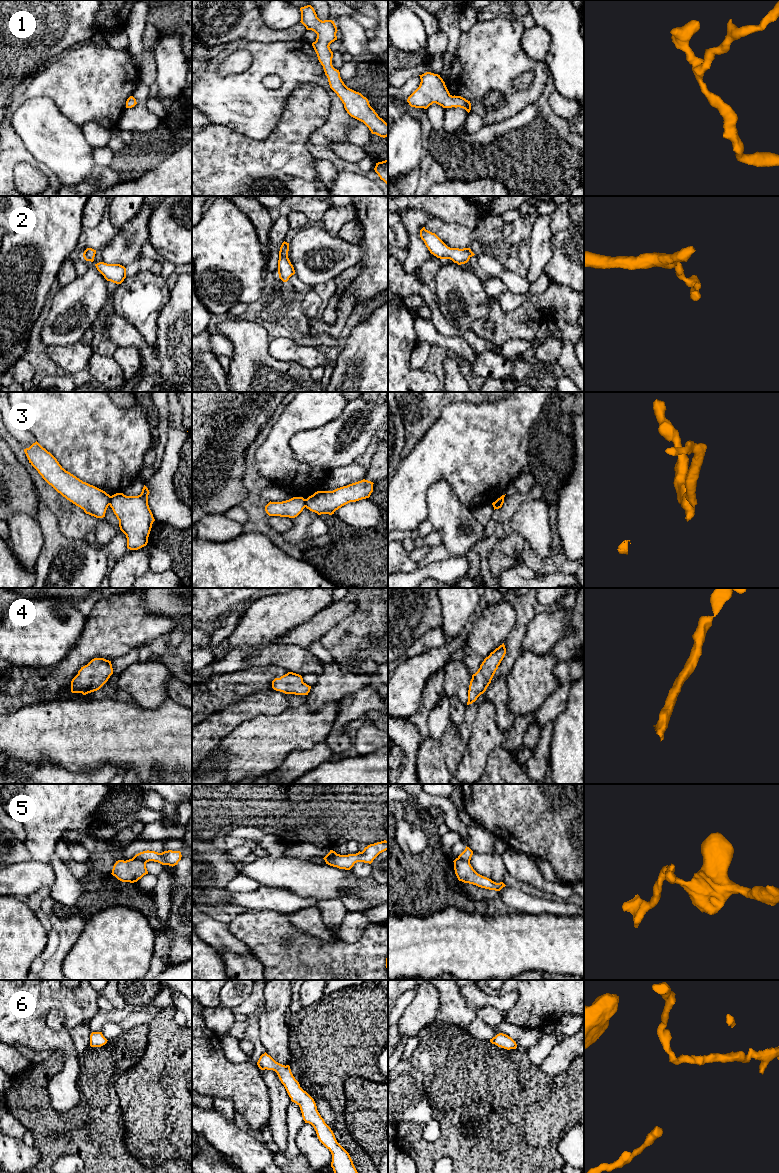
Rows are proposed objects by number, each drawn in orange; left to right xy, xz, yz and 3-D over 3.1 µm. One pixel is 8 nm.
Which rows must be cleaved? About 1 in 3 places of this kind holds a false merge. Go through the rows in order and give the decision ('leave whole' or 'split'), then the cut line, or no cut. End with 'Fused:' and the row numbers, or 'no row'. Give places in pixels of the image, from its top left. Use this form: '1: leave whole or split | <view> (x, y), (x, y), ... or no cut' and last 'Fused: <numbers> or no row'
1: leave whole | no cut
2: leave whole | no cut
3: split | xy (111, 496), (108, 504)
4: leave whole | no cut
5: split | xy (133, 857), (145, 863)
6: leave whole | no cut
Fused: 3, 5

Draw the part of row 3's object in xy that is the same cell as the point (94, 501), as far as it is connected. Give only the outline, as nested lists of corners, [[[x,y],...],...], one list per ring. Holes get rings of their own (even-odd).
[[[37,441],[24,449],[24,452],[29,463],[58,493],[86,514],[96,518],[105,517],[111,497],[109,494],[66,471]]]

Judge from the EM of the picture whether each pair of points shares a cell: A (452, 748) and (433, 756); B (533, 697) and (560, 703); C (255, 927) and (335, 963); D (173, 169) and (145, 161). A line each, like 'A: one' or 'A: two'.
A: one
B: two
C: one
D: two

